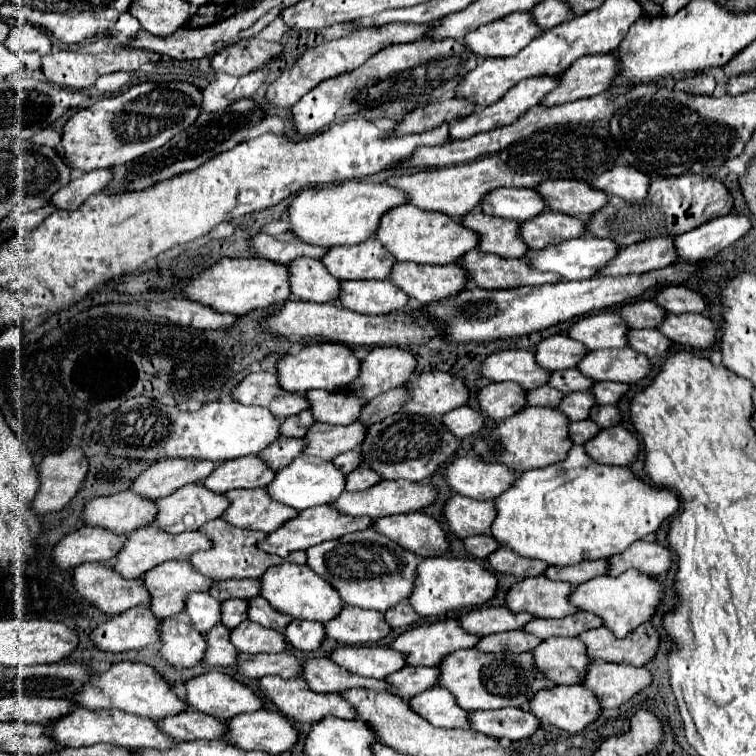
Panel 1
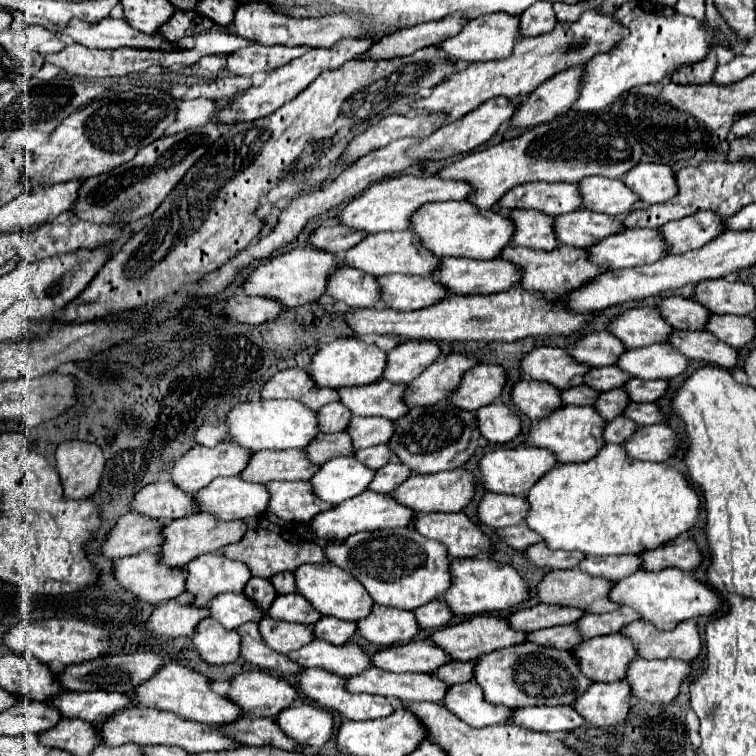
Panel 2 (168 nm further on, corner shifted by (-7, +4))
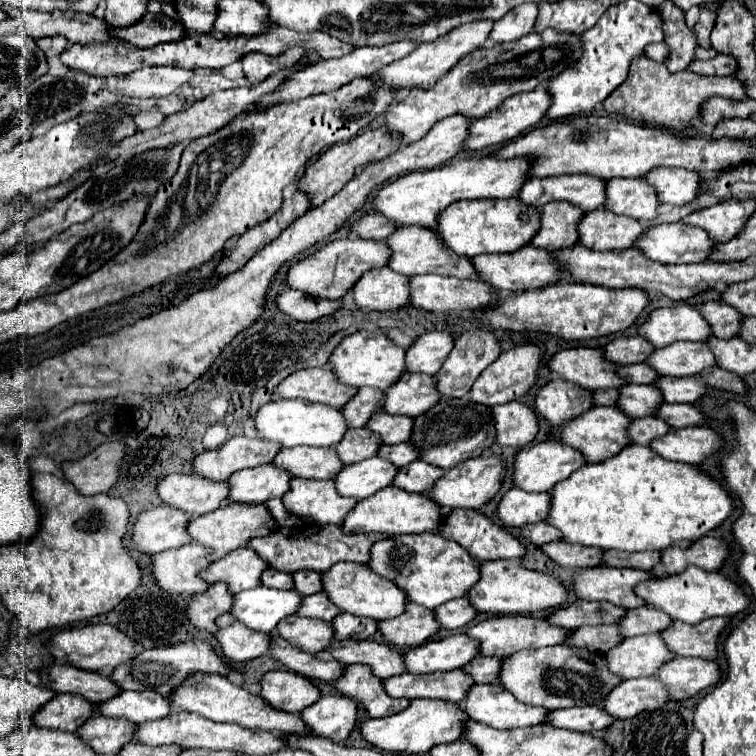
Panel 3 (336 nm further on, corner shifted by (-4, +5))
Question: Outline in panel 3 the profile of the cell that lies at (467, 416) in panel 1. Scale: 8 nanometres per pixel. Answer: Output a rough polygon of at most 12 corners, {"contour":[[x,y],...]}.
{"contour":[[521,402],[493,406],[499,446],[521,448],[539,430]]}

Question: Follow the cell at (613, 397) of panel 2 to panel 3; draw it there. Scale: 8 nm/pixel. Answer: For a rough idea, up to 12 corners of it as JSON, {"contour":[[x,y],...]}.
{"contour":[[619,388],[617,408],[629,416],[651,416],[661,404],[657,388]]}

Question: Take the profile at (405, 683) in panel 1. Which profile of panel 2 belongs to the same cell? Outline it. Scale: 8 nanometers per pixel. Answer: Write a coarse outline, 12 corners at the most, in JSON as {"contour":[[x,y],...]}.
{"contour":[[452,661],[434,671],[448,685],[472,681],[476,661]]}

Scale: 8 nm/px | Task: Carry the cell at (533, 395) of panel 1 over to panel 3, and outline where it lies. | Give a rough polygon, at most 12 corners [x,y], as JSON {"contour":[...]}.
{"contour":[[617,388],[593,390],[593,404],[613,406]]}

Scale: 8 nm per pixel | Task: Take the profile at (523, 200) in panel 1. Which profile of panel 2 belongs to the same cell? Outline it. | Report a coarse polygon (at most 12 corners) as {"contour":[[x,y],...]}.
{"contour":[[524,183],[510,189],[502,209],[548,215],[578,211],[572,183]]}

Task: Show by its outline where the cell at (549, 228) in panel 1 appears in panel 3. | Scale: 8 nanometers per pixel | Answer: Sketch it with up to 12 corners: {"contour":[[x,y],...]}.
{"contour":[[605,208],[587,212],[579,242],[593,250],[629,248],[643,228]]}

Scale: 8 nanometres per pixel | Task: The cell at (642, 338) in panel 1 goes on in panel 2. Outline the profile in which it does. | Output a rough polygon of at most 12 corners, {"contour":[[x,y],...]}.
{"contour":[[676,331],[668,343],[688,359],[728,371],[738,351],[708,331]]}

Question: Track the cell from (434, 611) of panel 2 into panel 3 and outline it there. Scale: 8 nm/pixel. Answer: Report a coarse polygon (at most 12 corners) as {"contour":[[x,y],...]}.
{"contour":[[465,596],[433,610],[439,626],[463,628],[477,616]]}

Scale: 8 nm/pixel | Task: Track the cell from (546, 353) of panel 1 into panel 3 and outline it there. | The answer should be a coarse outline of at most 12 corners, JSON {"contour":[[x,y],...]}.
{"contour":[[641,336],[615,338],[603,346],[617,366],[643,362],[653,346]]}

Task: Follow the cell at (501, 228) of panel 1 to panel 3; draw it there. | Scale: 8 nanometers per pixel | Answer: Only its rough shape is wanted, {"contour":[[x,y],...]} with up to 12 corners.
{"contour":[[567,202],[541,210],[541,228],[529,244],[547,250],[577,242],[585,212]]}

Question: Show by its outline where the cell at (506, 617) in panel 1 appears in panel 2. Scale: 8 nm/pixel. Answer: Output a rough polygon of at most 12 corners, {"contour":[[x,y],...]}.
{"contour":[[536,605],[510,615],[520,631],[576,623],[586,613],[576,607]]}

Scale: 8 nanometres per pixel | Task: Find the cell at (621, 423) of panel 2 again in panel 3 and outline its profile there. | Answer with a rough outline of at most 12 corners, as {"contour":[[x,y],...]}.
{"contour":[[655,416],[631,420],[627,436],[633,444],[649,444],[669,426]]}

